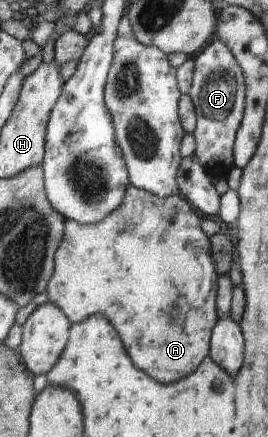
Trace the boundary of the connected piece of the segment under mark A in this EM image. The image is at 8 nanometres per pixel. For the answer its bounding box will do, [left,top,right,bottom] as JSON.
[48,185,217,384]

